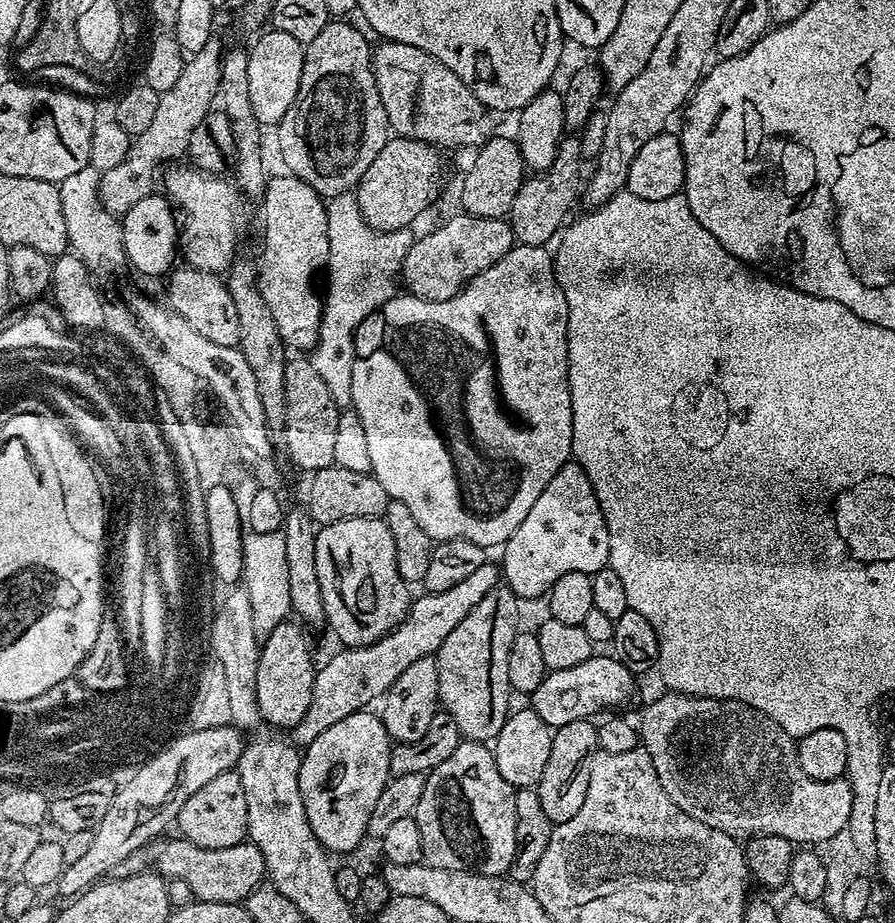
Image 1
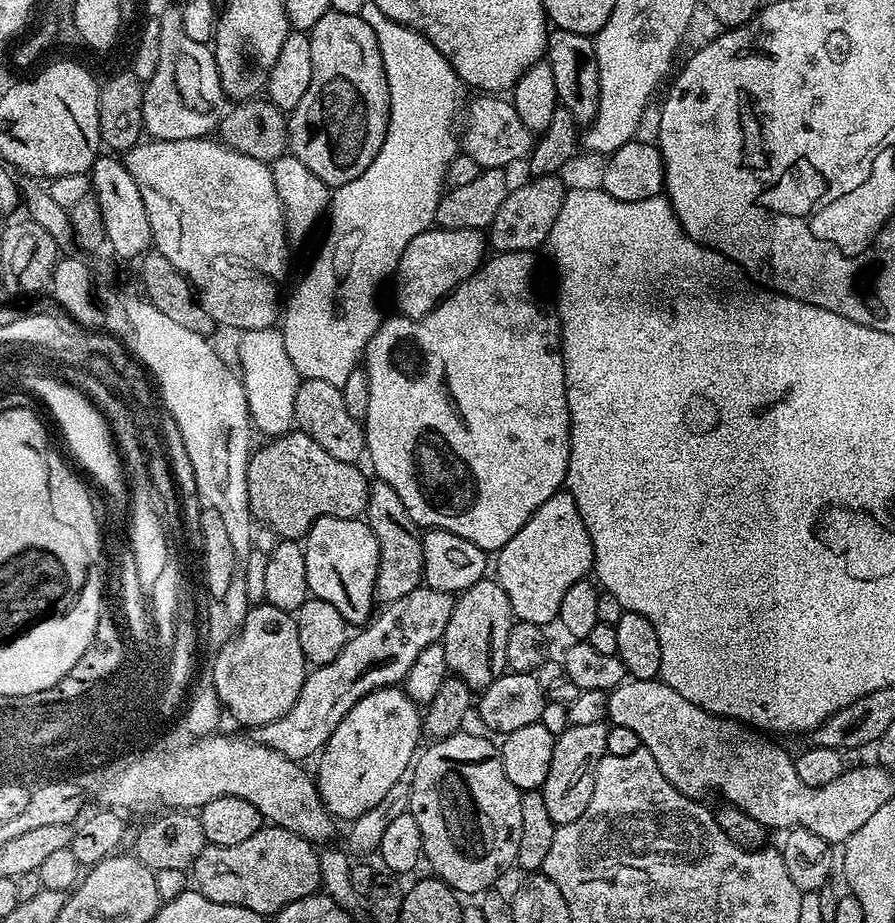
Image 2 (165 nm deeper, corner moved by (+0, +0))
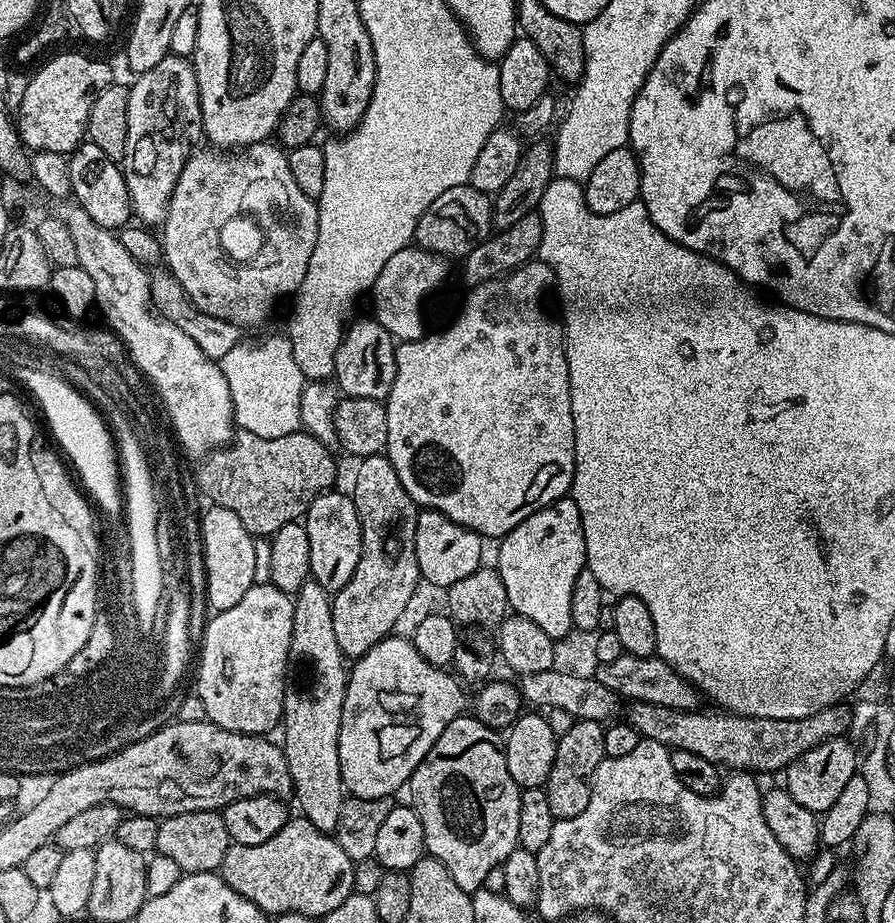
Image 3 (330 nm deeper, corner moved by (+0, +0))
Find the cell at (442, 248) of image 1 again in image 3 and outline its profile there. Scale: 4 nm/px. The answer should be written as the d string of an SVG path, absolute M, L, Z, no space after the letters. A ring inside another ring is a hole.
M409 246L394 254L394 258L386 262L382 274L378 274L370 289L372 304L376 307L374 318L396 342L421 340L428 335L428 307L432 304L432 295L443 286L448 276L448 264L445 257L419 246Z

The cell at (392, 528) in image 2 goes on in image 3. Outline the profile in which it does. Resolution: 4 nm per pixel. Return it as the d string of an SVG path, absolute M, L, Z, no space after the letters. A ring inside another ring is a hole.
M387 455L365 456L359 461L356 477L352 480L350 495L354 502L354 510L358 510L358 522L362 526L362 554L358 558L358 566L354 566L354 575L342 590L332 597L332 617L334 618L334 634L338 641L338 650L346 658L359 658L370 651L375 644L393 635L396 623L404 616L416 587L421 587L418 570L418 550L414 550L414 530L418 526L416 513L418 505L406 494L406 486L398 479L398 473L389 462Z

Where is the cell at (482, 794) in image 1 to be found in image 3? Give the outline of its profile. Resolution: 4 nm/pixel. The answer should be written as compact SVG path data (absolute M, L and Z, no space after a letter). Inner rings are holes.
M461 714L452 719L450 726L446 726L446 730L442 730L438 742L434 742L434 746L430 746L426 758L422 758L422 762L418 762L418 766L406 788L407 791L412 791L413 801L411 800L411 803L422 822L422 834L424 835L427 855L433 856L438 862L442 862L442 866L446 866L446 870L450 870L450 878L454 878L454 882L458 882L458 886L462 886L462 890L471 894L482 888L486 882L486 874L490 874L490 870L501 867L507 856L518 847L520 843L518 838L518 802L522 789L516 785L514 778L510 778L510 770L506 766L506 758L504 757L504 740L501 733L495 728L488 728L474 715Z

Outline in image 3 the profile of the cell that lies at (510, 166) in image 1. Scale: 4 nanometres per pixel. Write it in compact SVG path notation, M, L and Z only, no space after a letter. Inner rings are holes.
M471 184L454 186L446 194L438 194L434 202L422 214L416 227L415 243L445 258L463 258L469 256L479 244L489 239L494 228L494 200L491 195Z

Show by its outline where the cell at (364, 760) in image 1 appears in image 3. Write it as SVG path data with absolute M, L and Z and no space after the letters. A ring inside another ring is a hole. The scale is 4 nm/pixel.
M399 634L390 635L382 642L378 642L366 655L359 657L353 664L356 665L351 665L348 674L346 698L342 706L342 730L338 734L338 758L342 766L344 787L352 796L357 796L358 798L382 798L383 796L392 796L396 794L399 788L403 789L408 781L412 779L418 762L422 762L422 758L426 758L430 746L434 746L434 742L438 742L442 730L446 730L446 726L450 726L452 719L465 711L464 692L460 689L462 684L451 671L426 662L426 658L422 658L422 654L418 654L418 650L414 650L411 639L404 637L403 640Z

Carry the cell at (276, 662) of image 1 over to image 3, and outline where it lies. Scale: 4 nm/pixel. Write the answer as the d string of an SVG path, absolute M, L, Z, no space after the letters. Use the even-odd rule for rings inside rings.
M269 582L253 584L238 606L215 613L204 628L204 641L200 644L200 665L196 668L194 694L202 702L205 717L211 723L231 732L243 732L249 736L268 734L272 727L281 723L284 715L284 671L290 657L290 634L294 630L293 597Z

